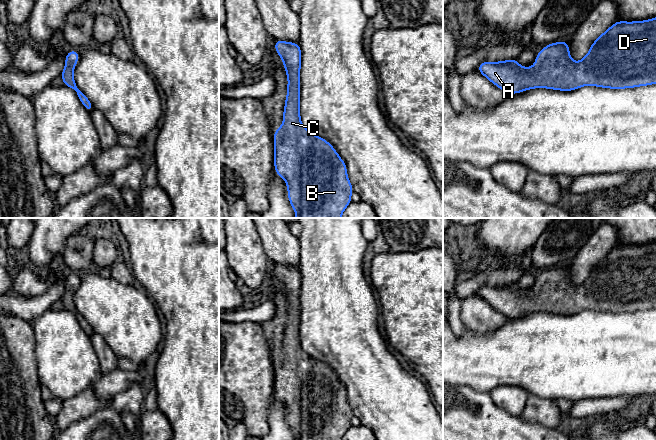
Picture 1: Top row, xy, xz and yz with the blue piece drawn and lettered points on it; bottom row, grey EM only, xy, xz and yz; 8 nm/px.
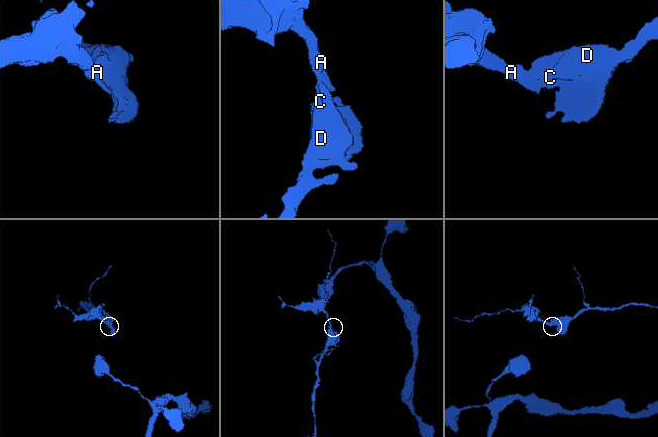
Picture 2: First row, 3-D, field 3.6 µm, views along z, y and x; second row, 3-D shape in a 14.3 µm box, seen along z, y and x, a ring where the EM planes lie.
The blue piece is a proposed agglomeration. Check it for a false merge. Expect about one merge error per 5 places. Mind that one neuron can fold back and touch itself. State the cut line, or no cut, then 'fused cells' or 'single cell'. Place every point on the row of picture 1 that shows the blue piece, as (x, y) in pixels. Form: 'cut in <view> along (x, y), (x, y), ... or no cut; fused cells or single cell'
no cut; single cell

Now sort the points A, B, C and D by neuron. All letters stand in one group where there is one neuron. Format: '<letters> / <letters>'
A B C D

